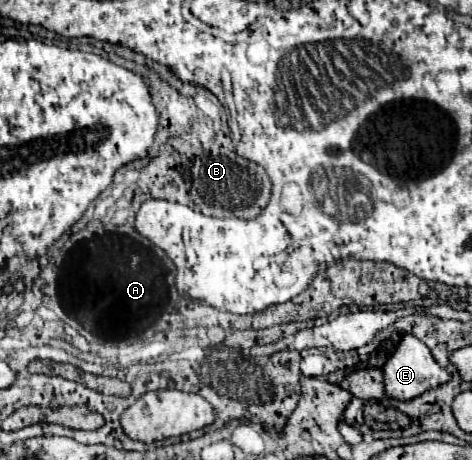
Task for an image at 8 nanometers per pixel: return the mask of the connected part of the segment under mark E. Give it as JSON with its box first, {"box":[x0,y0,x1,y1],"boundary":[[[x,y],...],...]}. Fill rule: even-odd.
{"box":[382,334,452,400],"boundary":[[[406,334],[402,338],[402,342],[396,348],[396,352],[388,358],[388,362],[384,364],[382,370],[384,370],[386,394],[390,398],[396,398],[396,400],[414,400],[420,394],[424,394],[426,390],[442,386],[442,384],[450,382],[450,378],[452,378],[452,372],[448,372],[444,366],[440,366],[434,360],[430,348],[424,342],[420,342],[418,338],[414,338],[412,334]]]}

